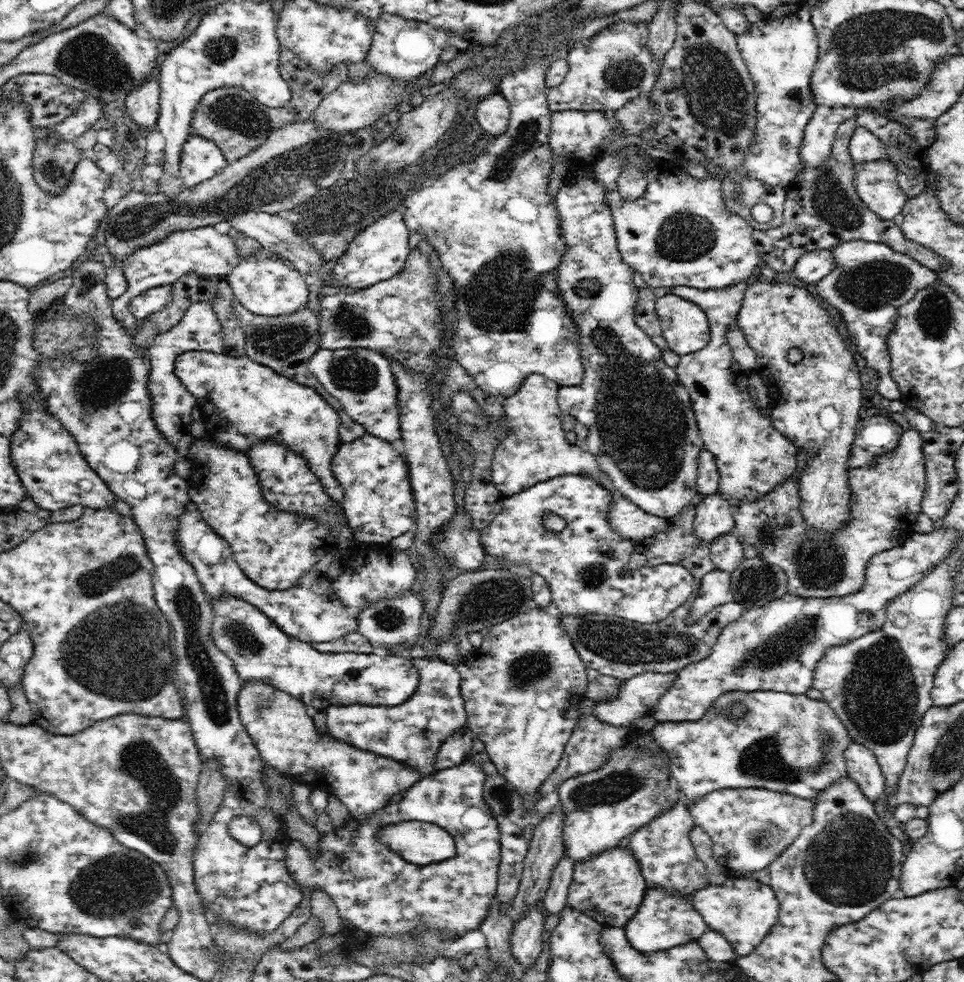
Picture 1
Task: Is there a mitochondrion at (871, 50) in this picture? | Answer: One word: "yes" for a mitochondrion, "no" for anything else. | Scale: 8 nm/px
yes

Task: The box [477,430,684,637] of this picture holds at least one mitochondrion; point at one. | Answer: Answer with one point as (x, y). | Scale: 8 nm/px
(592, 575)

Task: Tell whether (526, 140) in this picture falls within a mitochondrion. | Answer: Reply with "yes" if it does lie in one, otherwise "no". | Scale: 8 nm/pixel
yes

